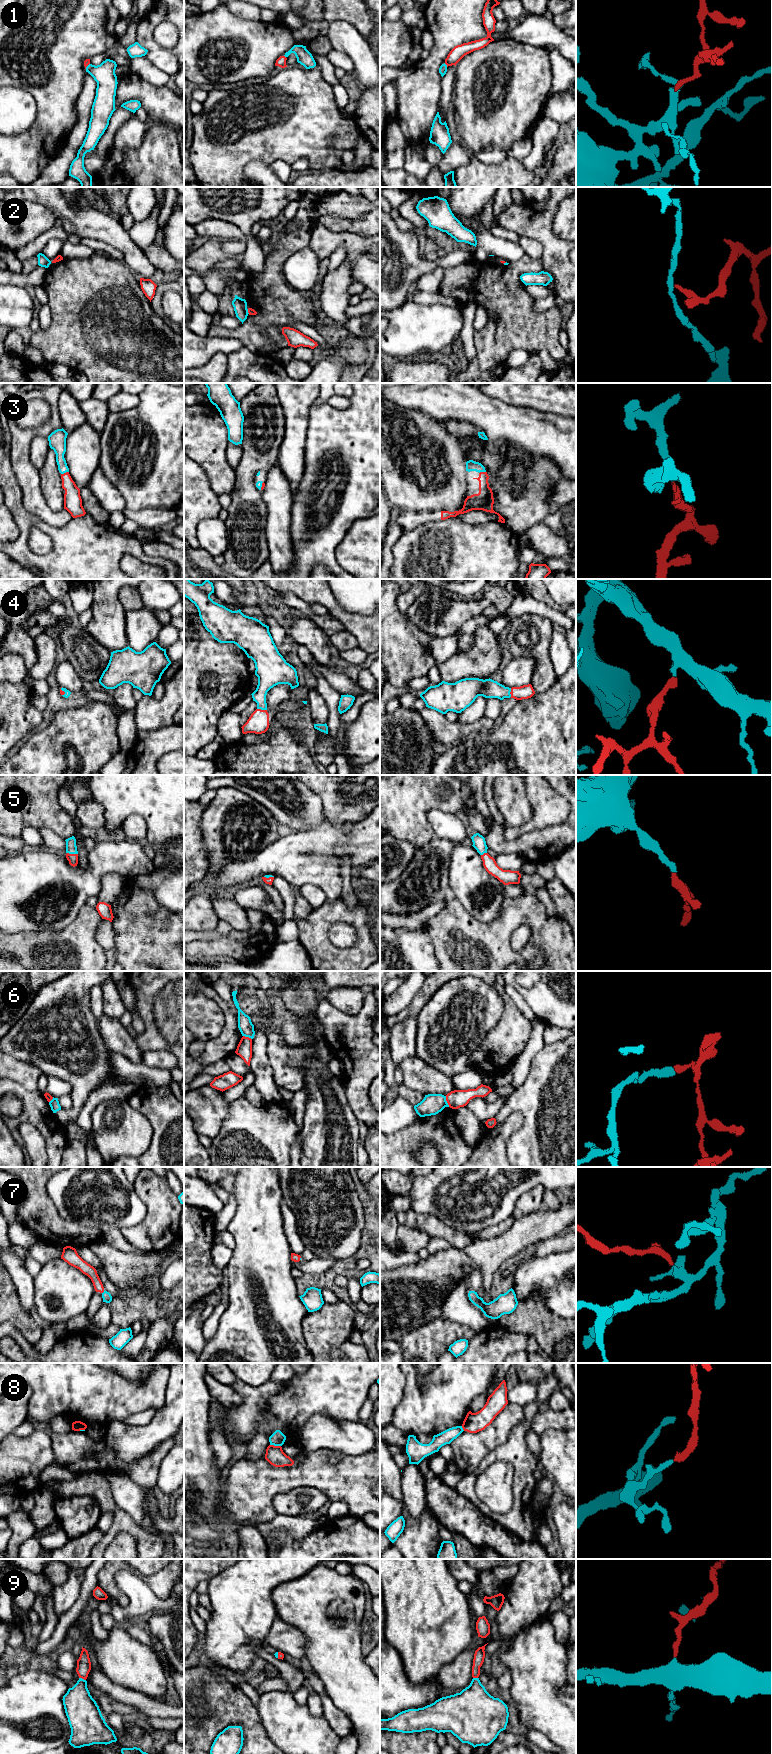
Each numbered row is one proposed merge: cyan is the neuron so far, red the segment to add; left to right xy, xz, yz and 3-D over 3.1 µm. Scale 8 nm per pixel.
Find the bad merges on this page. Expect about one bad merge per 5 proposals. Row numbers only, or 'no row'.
2, 6, 8

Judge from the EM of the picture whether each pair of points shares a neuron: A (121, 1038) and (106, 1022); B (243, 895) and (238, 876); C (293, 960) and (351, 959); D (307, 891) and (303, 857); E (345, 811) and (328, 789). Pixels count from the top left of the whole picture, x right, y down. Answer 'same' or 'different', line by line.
A: same
B: different
C: different
D: different
E: same

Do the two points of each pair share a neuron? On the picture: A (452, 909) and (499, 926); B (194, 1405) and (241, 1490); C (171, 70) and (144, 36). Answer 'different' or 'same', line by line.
A: same
B: different
C: different

